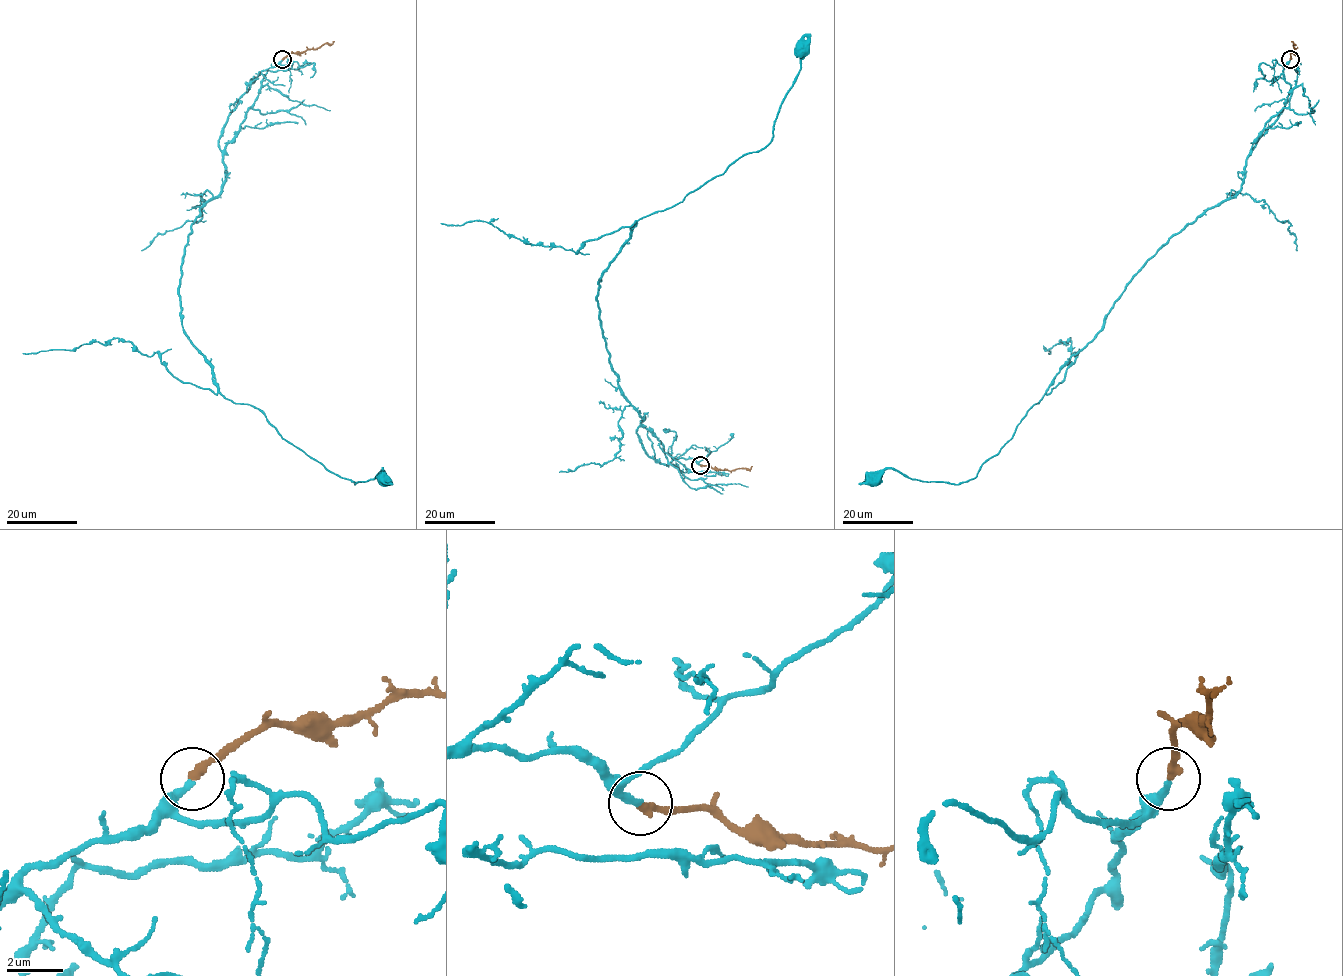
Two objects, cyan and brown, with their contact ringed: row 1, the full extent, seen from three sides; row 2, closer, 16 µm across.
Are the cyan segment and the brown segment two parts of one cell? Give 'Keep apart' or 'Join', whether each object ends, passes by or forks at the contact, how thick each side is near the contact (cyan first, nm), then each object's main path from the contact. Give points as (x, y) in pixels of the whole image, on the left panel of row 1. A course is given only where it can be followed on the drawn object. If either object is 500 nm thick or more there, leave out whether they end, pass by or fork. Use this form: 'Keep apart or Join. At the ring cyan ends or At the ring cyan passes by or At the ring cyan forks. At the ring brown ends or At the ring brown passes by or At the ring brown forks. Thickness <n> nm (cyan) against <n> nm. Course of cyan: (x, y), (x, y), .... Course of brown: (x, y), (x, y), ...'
Join. At the ring cyan ends. At the ring brown ends. Thickness 260 nm (cyan) against 320 nm. Course of cyan: (282, 59), (218, 143), (224, 182), (188, 236), (183, 331), (223, 395), (355, 484), (382, 479). Course of brown: (282, 59), (292, 53), (317, 49), (334, 41)

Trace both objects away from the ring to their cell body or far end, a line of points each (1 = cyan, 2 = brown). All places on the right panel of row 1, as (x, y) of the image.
1: (1289, 59), (1287, 103), (1242, 188), (1149, 260), (973, 478), (885, 469), (874, 479)
2: (1289, 59), (1296, 49), (1291, 41)

